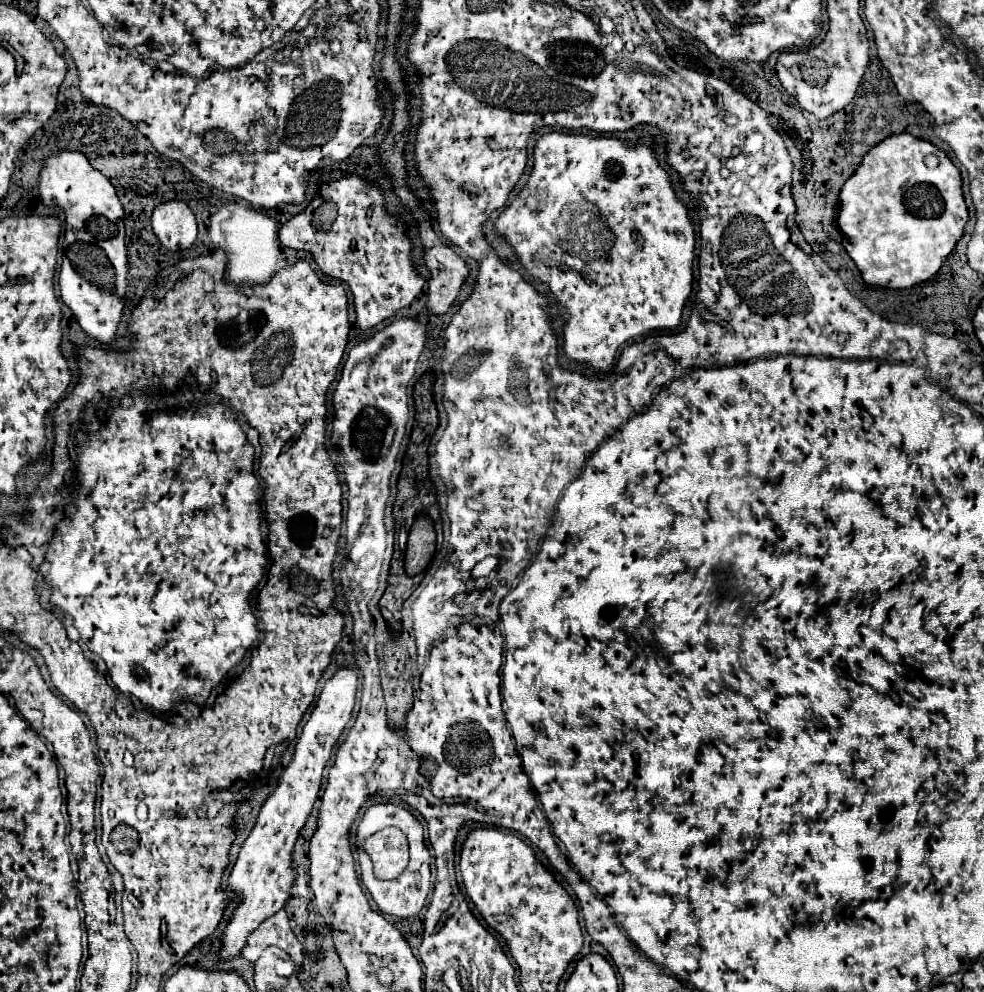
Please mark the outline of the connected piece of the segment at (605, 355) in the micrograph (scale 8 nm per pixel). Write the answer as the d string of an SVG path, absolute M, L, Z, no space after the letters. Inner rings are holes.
M568 133L542 135L534 149L534 169L532 169L530 181L528 181L526 189L500 213L500 217L496 219L496 229L514 247L514 251L518 253L520 261L528 269L528 273L532 273L534 277L538 277L542 283L546 283L550 287L552 297L556 299L556 303L560 305L560 309L564 313L566 327L564 327L564 347L562 349L570 359L576 359L580 363L590 365L596 371L606 373L606 371L610 371L610 367L614 363L614 355L618 353L620 345L624 345L632 337L648 333L648 331L656 331L656 329L674 329L680 325L684 303L692 293L694 227L688 219L688 211L686 211L684 203L676 197L676 193L670 185L668 173L656 163L656 157L652 153L652 143L648 137L642 137L636 147L628 147L624 141L612 139L612 137L590 137L590 135L568 135ZM560 247L592 247L592 255L572 257L572 253L564 253L564 249L560 249Z

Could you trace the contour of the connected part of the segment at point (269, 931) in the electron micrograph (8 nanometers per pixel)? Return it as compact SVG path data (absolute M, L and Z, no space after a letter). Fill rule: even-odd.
M280 909L278 913L268 917L264 923L260 923L260 927L248 937L248 943L242 949L242 957L254 963L262 955L262 951L270 945L276 945L288 951L296 965L302 963L302 945L298 943L290 927L290 917L284 909Z

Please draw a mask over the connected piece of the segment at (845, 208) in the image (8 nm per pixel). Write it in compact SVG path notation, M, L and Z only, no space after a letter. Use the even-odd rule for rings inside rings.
M898 133L882 139L872 147L856 171L846 179L838 193L838 213L836 225L842 233L842 245L850 259L862 273L862 279L868 285L886 287L886 289L908 289L916 283L930 279L940 267L944 257L948 257L958 239L964 233L968 221L968 209L962 197L962 177L960 169L948 159L948 155L932 145L930 141L918 139L910 133ZM934 153L940 159L936 169L928 169L922 159Z

